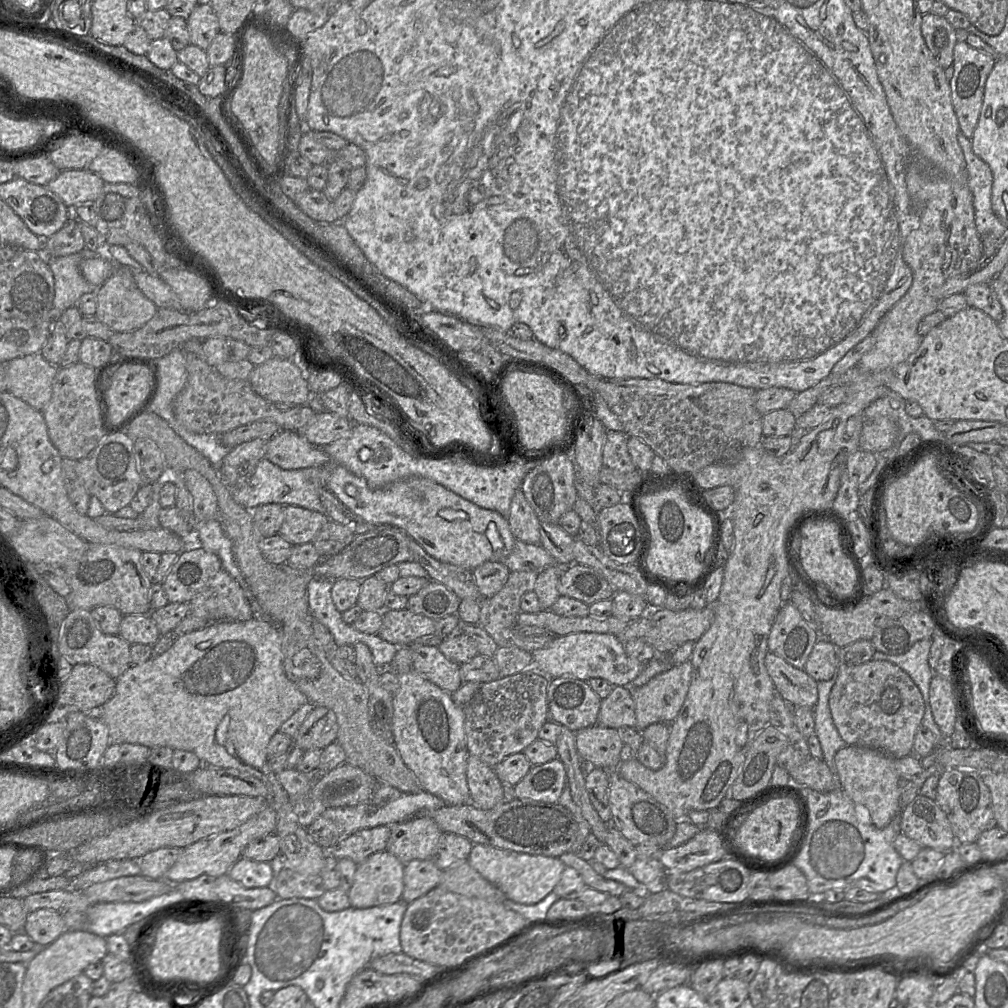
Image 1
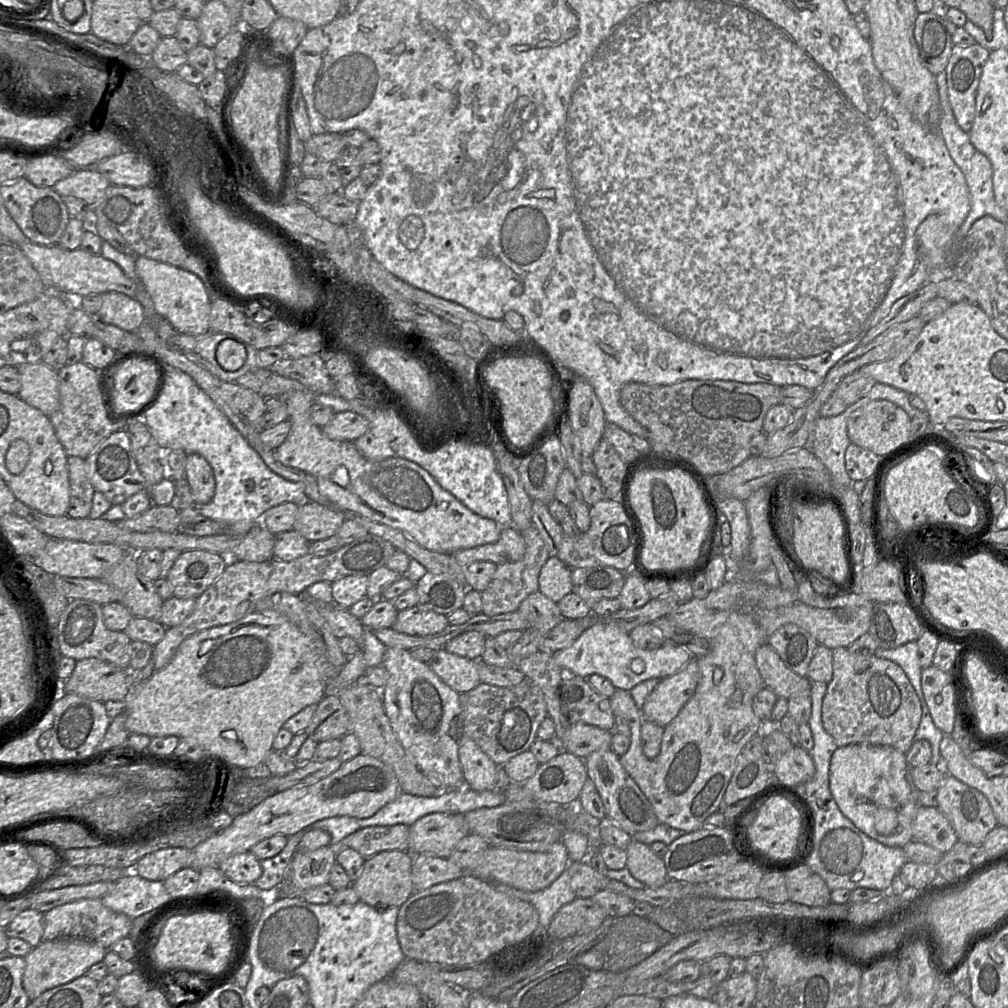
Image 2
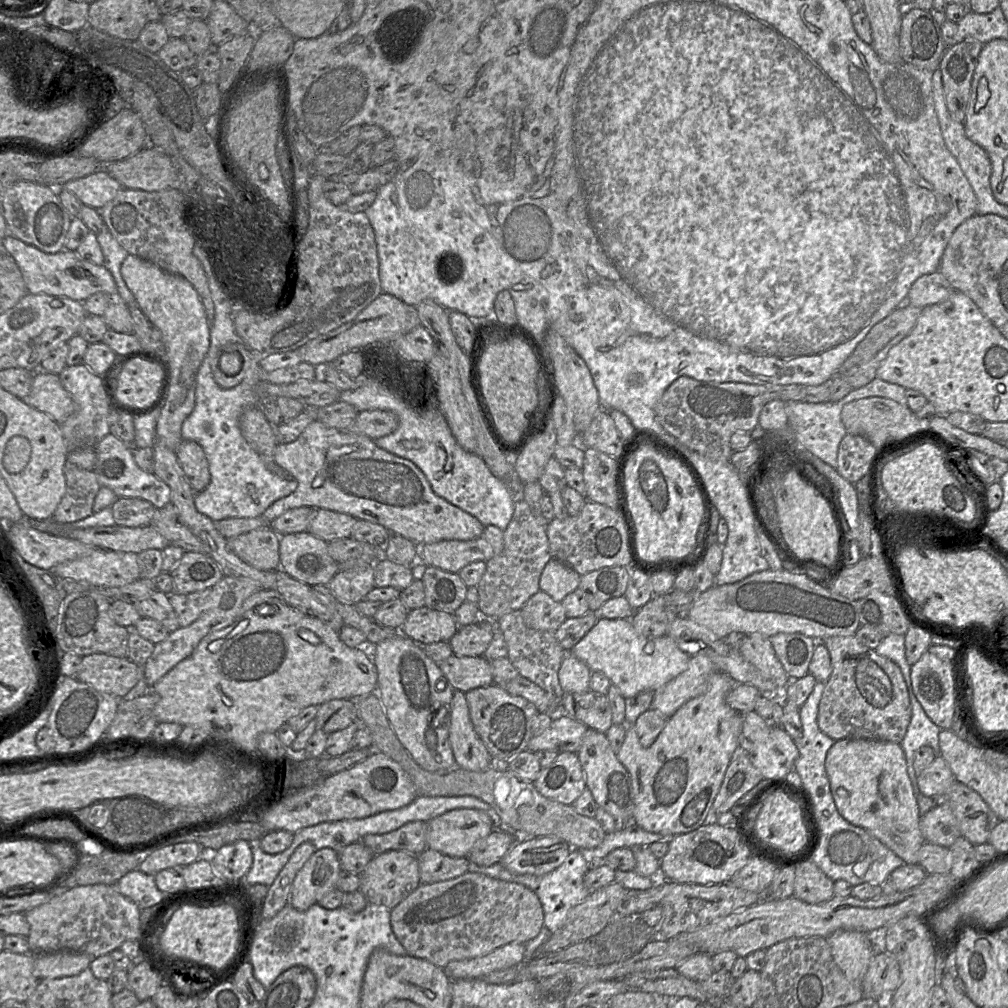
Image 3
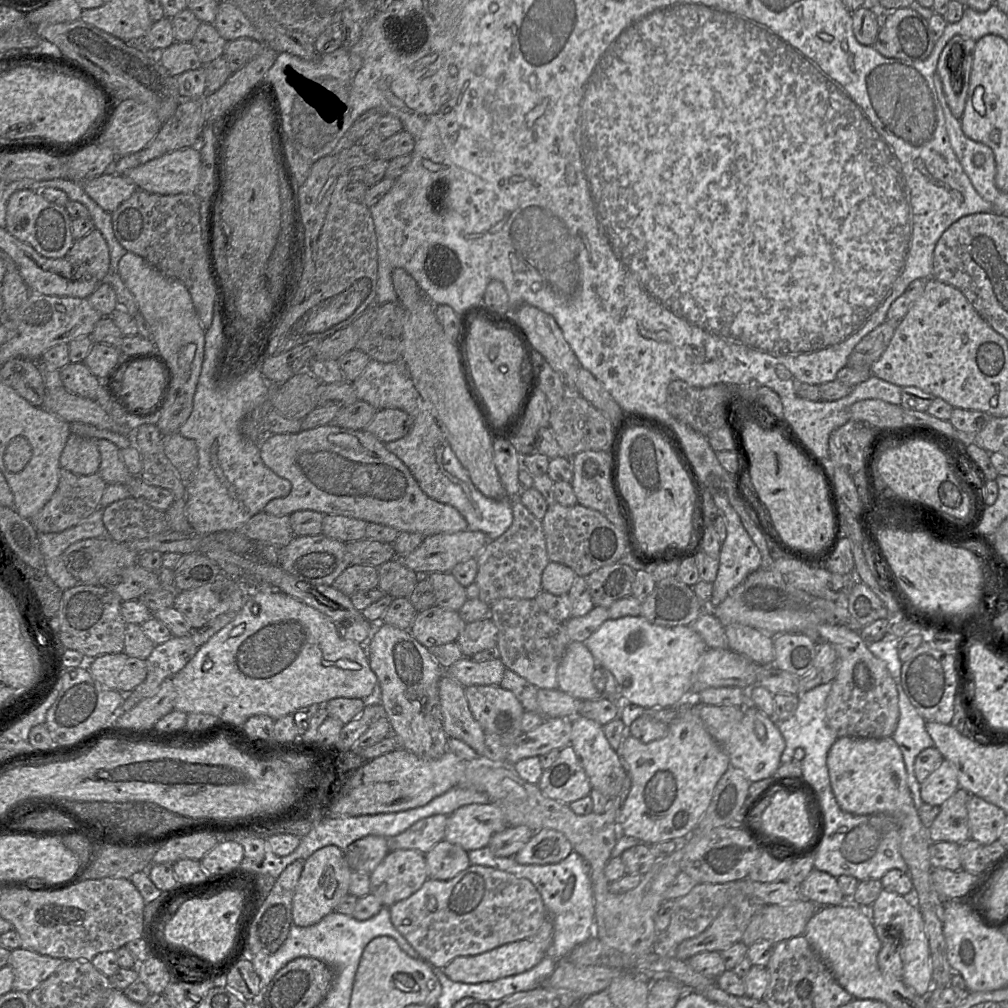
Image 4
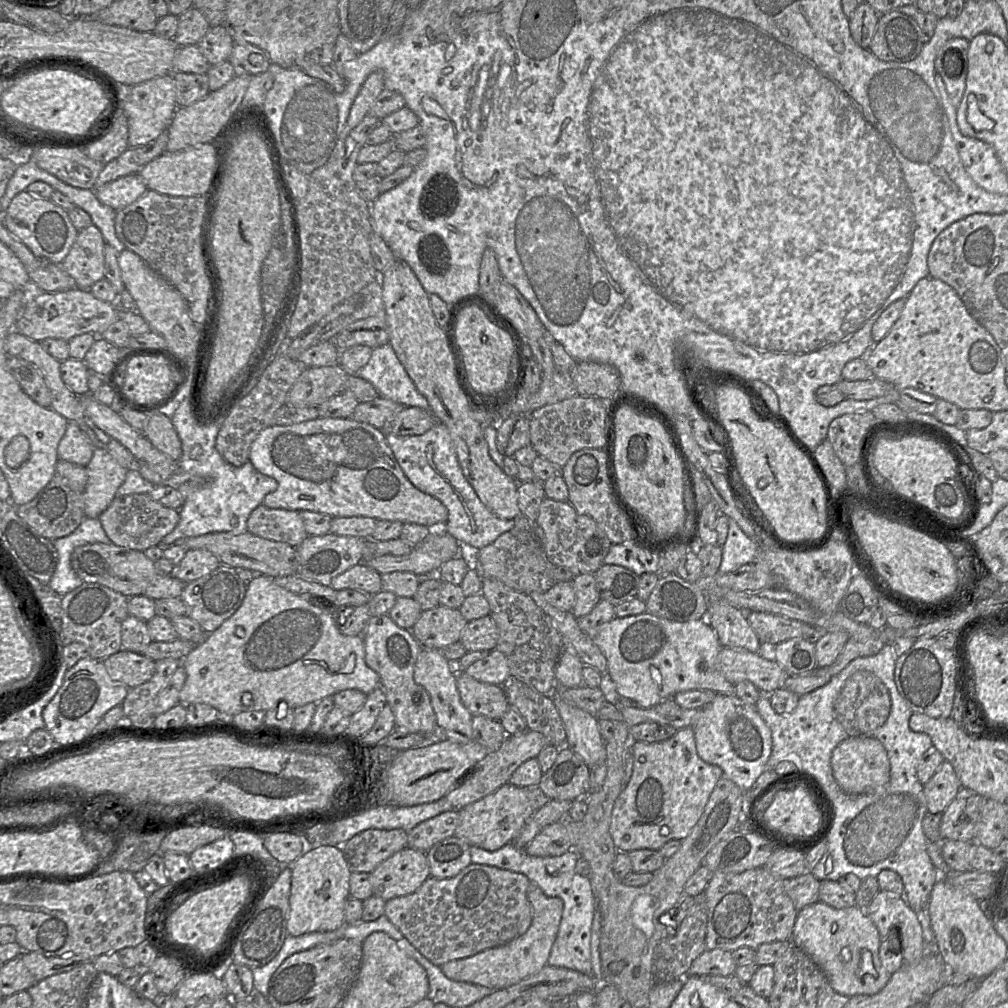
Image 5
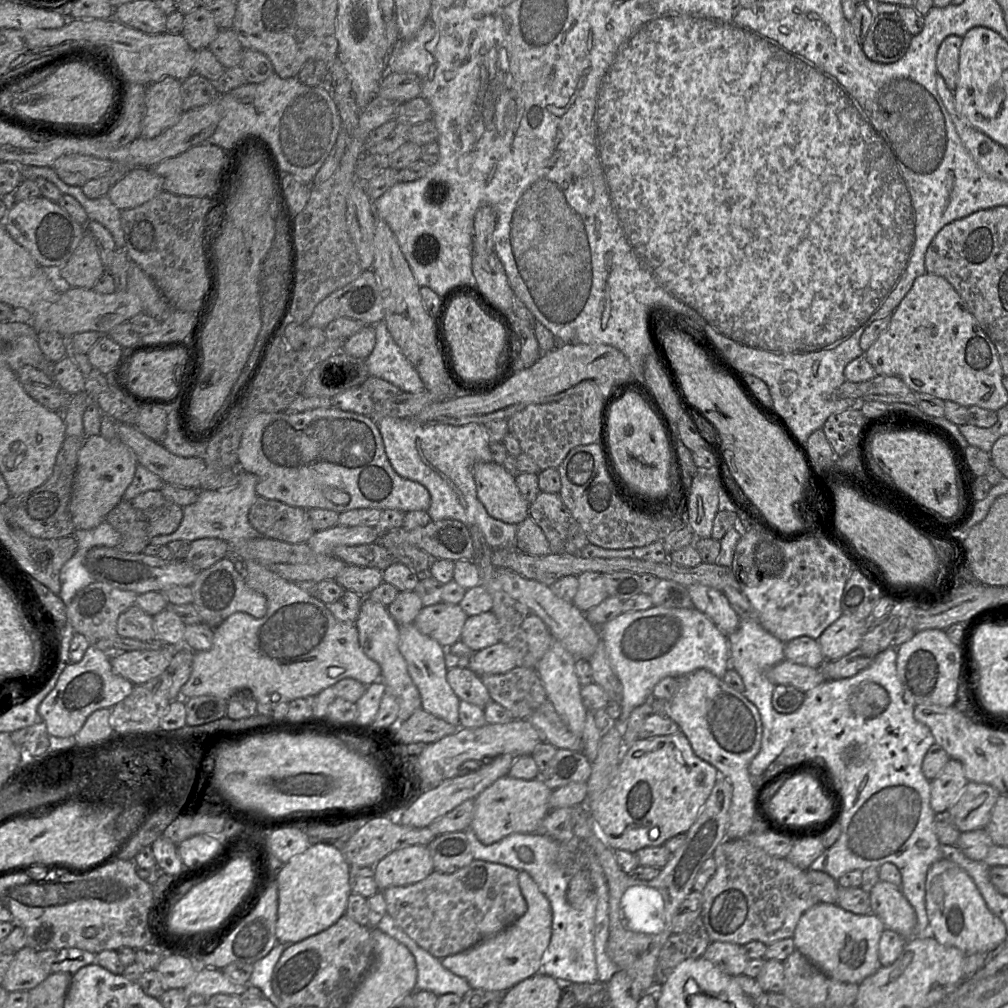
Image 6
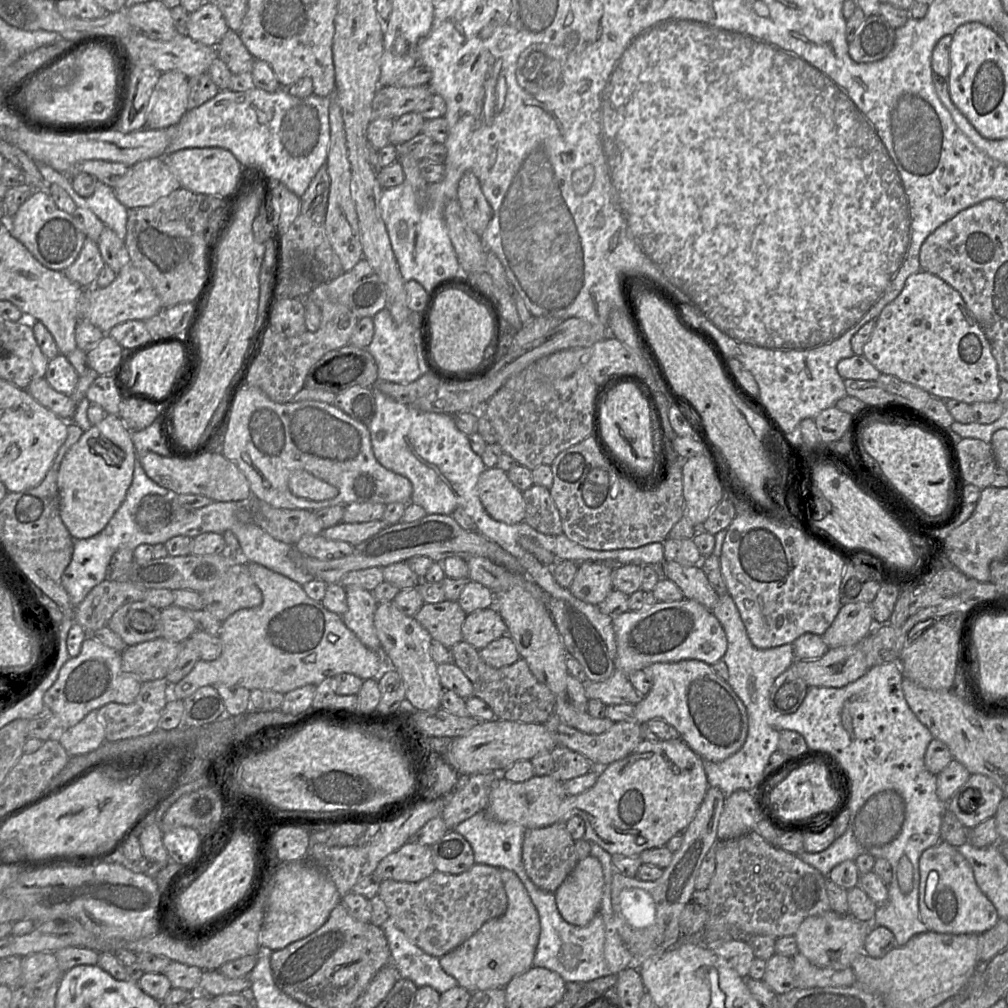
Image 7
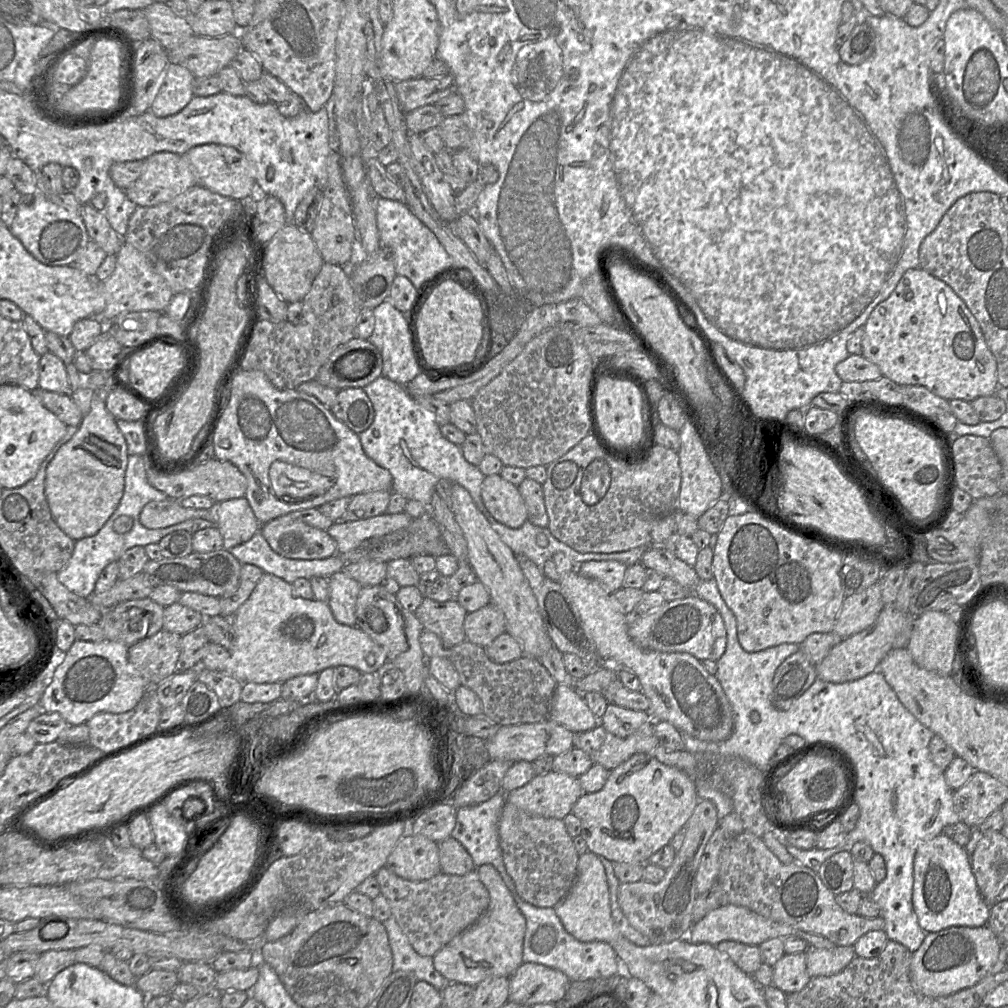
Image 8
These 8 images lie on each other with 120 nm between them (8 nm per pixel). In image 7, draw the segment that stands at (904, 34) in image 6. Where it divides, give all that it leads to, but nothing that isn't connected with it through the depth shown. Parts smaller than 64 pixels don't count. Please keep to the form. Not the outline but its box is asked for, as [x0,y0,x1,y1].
[848,15,895,63]

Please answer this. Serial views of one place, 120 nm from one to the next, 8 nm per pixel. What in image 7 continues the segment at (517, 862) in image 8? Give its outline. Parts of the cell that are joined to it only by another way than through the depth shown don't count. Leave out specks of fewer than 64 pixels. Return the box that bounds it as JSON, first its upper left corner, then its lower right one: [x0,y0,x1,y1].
[522,823,579,893]

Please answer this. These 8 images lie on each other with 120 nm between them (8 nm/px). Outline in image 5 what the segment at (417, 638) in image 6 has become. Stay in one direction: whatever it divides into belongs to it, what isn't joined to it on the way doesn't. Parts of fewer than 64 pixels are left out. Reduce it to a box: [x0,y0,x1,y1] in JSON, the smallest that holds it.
[414,648,474,744]

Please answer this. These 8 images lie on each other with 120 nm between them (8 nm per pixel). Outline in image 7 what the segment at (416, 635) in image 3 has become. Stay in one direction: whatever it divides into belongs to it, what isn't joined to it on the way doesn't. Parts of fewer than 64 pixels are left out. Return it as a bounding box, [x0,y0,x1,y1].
[414,600,466,648]

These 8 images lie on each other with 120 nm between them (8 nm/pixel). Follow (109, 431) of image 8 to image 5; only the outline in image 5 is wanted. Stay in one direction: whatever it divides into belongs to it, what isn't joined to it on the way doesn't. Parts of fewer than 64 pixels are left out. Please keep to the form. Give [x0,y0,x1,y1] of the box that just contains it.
[85,447,128,518]

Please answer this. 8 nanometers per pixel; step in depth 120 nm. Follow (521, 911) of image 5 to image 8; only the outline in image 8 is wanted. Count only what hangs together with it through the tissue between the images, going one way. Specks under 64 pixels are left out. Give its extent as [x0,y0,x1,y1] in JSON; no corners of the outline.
[375,866,489,957]

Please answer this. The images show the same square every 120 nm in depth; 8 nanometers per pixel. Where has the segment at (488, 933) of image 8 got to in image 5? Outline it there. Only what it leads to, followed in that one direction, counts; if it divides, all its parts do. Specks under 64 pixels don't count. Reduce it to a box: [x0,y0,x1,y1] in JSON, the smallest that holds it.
[440,883,563,990]

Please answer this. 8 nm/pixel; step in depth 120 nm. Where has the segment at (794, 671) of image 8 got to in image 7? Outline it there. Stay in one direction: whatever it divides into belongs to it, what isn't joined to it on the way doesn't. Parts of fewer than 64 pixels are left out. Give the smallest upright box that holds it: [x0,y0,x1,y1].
[770,667,809,714]

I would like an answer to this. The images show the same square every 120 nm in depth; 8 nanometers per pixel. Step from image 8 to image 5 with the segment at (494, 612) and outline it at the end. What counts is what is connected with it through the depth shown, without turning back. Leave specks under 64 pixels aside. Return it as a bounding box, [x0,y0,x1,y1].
[460,615,499,652]

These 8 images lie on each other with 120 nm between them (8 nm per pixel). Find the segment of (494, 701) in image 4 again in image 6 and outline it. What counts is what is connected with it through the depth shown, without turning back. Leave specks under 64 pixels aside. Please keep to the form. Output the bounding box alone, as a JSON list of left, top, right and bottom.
[446,668,492,708]

